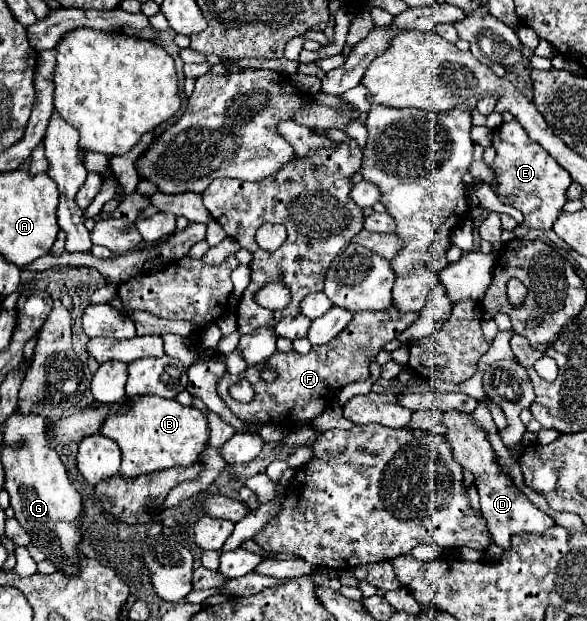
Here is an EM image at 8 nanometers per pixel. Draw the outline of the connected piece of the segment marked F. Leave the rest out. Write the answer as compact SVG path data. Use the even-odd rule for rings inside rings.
M394 308L384 312L356 312L350 324L328 344L312 346L312 350L304 356L298 352L274 352L262 366L258 364L248 368L242 376L226 374L218 384L218 392L226 406L248 426L248 430L252 430L254 422L262 422L260 418L264 418L264 422L274 422L276 426L284 426L284 430L292 432L300 426L300 422L320 416L334 402L334 392L338 392L342 386L370 378L368 366L376 360L382 346L402 334L416 318L418 314L398 314ZM264 370L274 370L278 374L276 380L264 382L260 376ZM234 380L248 380L252 384L252 402L244 404L230 396L230 386Z

